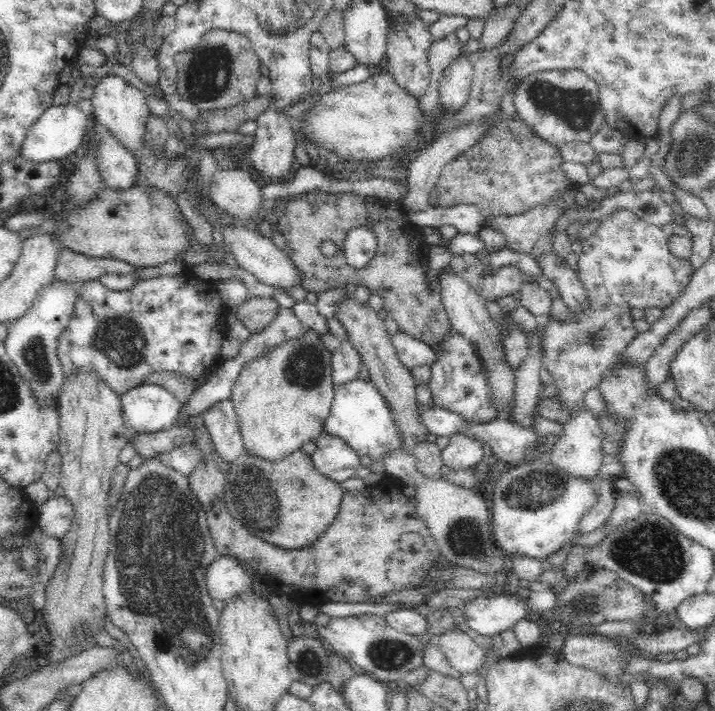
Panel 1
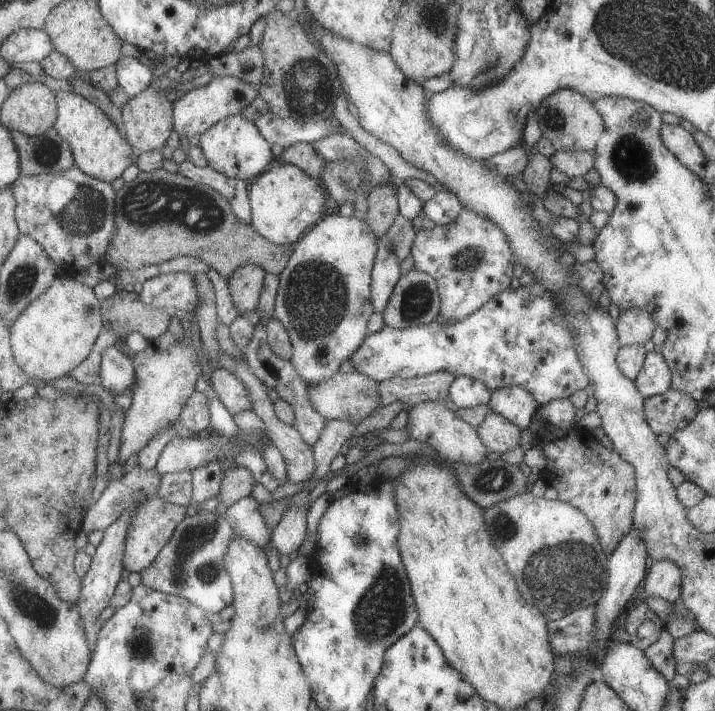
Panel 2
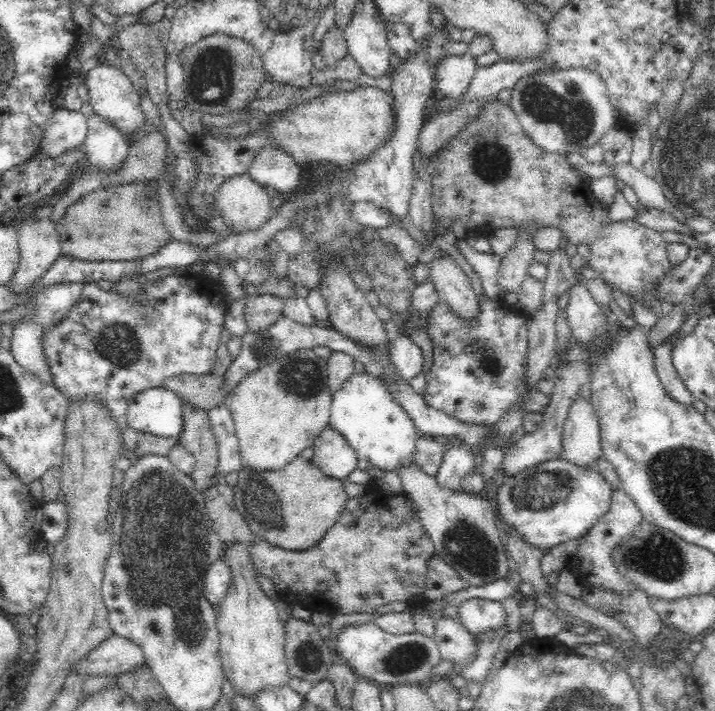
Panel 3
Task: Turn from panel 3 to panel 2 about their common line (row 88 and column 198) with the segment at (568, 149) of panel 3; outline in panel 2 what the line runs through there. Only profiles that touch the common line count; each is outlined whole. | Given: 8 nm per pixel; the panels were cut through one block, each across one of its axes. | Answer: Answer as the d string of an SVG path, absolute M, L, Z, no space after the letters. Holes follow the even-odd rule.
M252 495L237 500L224 512L205 511L186 515L176 526L156 560L139 572L141 584L149 589L178 595L199 606L208 616L233 604L234 589L225 563L225 554L235 537L251 540L263 549L271 540L271 528Z

